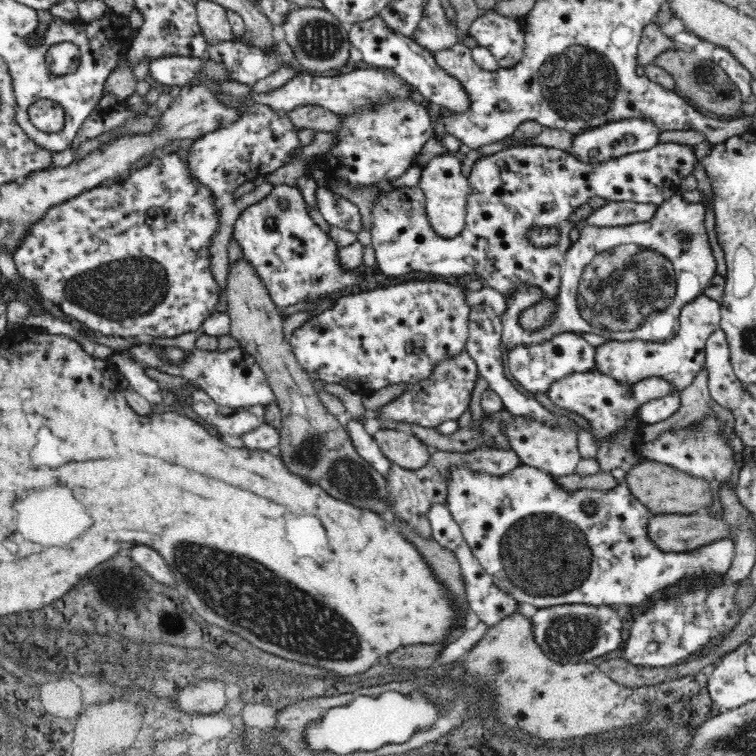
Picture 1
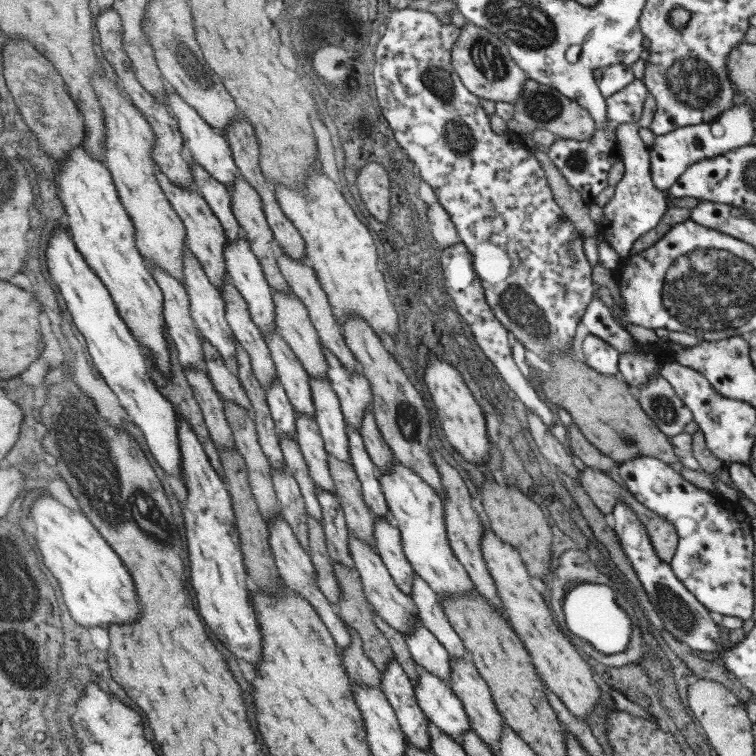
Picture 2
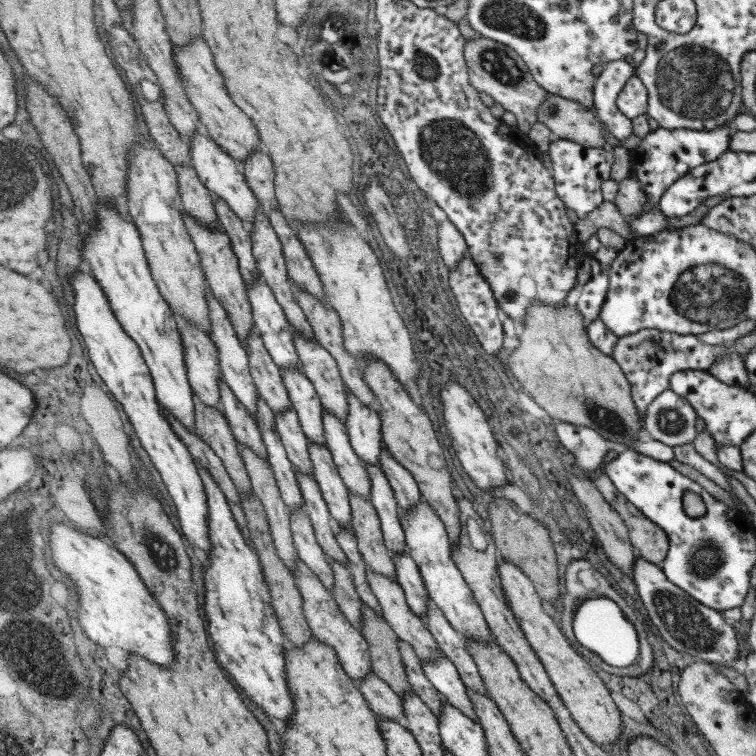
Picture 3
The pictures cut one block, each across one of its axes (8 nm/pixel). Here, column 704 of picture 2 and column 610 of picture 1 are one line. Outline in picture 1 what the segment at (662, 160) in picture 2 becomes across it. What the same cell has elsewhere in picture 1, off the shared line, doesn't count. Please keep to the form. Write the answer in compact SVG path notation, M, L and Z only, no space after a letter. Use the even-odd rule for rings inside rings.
M646 118L618 120L618 122L610 122L606 126L598 126L594 130L582 130L578 136L574 136L570 152L584 164L604 164L608 160L616 160L626 154L636 154L636 152L654 148L658 144L660 132L662 130L656 128L656 124L652 120L646 120Z

